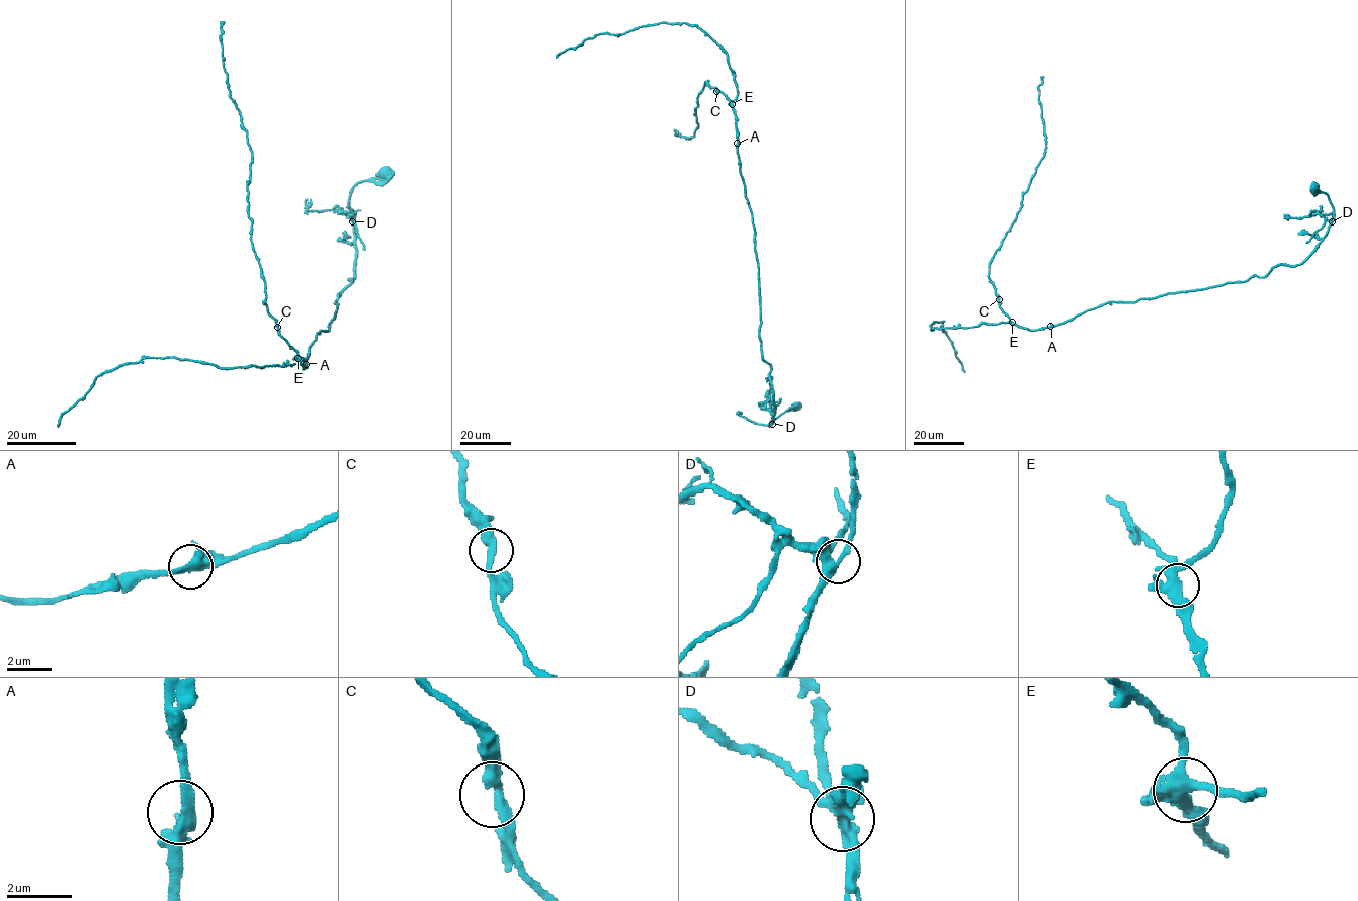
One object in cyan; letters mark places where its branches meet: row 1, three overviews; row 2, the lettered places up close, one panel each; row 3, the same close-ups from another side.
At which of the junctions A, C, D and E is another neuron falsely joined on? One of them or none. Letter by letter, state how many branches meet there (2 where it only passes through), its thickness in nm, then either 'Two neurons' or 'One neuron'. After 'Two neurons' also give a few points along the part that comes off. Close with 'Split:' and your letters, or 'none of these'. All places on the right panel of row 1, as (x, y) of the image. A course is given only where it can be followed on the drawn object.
A: Branches: 3. Thickness 320 nm. One neuron
C: Branches: 2. Thickness 360 nm. One neuron
D: Branches: 5. Thickness 320 nm. One neuron
E: Branches: 5. Thickness 360 nm. One neuron
Split: none of these

